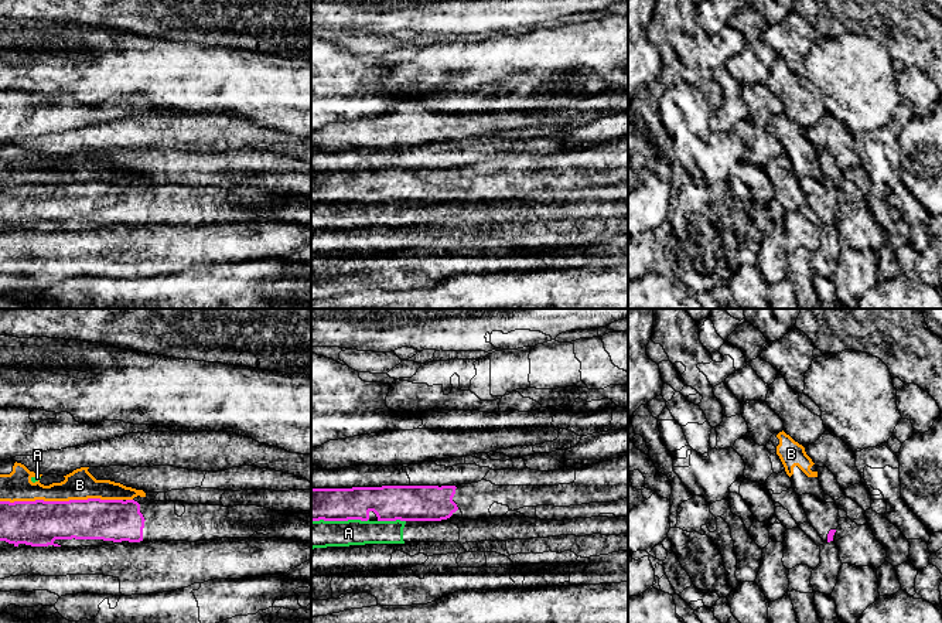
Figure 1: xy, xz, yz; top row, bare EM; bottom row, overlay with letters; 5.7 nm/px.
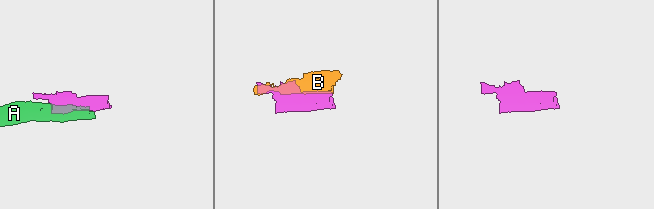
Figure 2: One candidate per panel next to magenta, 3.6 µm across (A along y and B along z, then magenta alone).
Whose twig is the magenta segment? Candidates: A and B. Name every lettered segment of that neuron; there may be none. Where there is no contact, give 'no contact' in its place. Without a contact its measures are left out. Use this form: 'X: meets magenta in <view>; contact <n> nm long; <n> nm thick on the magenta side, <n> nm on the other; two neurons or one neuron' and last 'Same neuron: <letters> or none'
A: meets magenta in xz; contact 320 nm long; 190 nm thick on the magenta side, 160 nm on the other; two neurons
B: meets magenta in xy; contact 700 nm long; 260 nm thick on the magenta side, 170 nm on the other; two neurons
Same neuron: none

